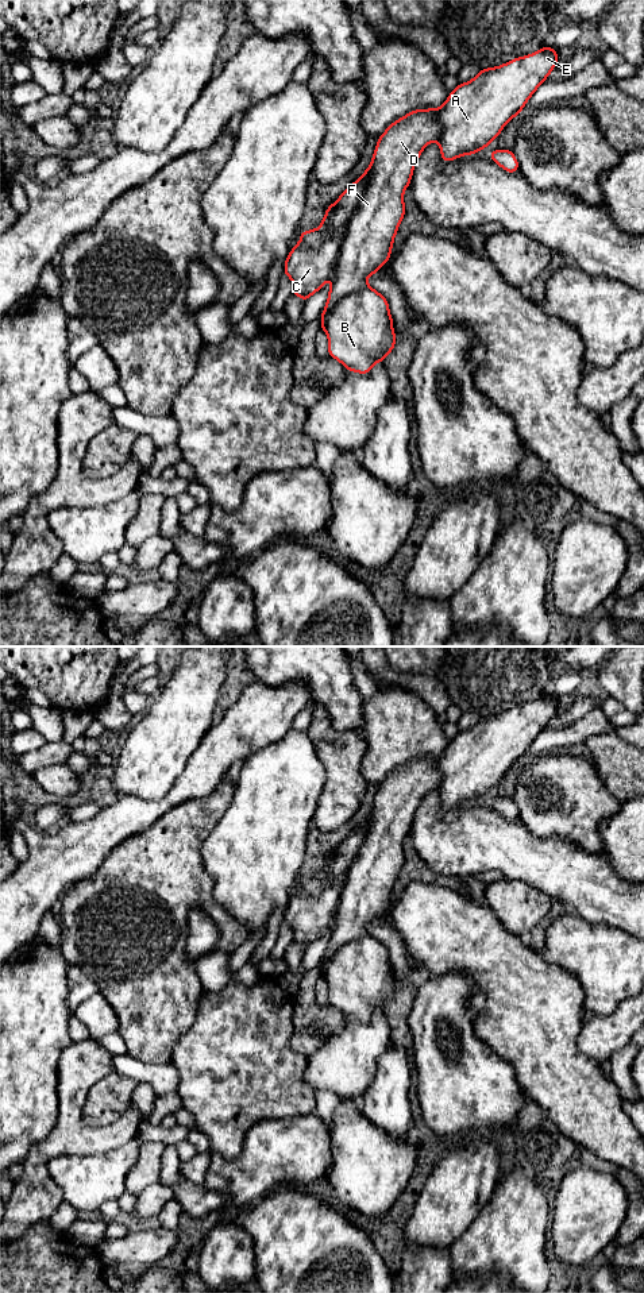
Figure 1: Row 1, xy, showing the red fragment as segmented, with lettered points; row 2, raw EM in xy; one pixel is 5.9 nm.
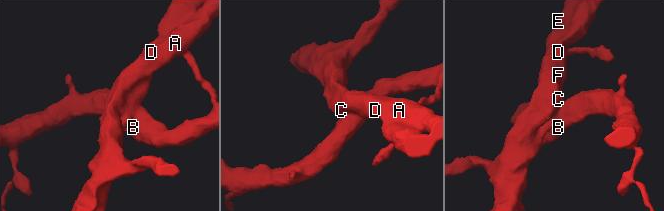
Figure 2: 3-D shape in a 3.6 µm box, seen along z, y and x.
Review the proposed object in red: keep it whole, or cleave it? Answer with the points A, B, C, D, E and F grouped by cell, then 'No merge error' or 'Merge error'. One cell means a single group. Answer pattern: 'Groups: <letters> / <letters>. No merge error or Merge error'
Groups: A C D E F / B. Merge error

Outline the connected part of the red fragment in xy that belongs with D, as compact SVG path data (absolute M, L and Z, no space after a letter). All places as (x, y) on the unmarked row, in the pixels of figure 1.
M544 694L497 715L481 717L471 729L459 732L439 757L414 757L392 771L378 786L370 814L325 857L320 875L301 879L300 889L290 898L284 915L284 922L293 929L293 942L306 949L332 925L328 949L320 964L323 969L324 961L339 946L367 933L367 925L377 922L392 903L398 873L405 864L402 844L423 798L436 788L443 810L478 802L497 787L510 767L520 763L556 713L556 696Z

